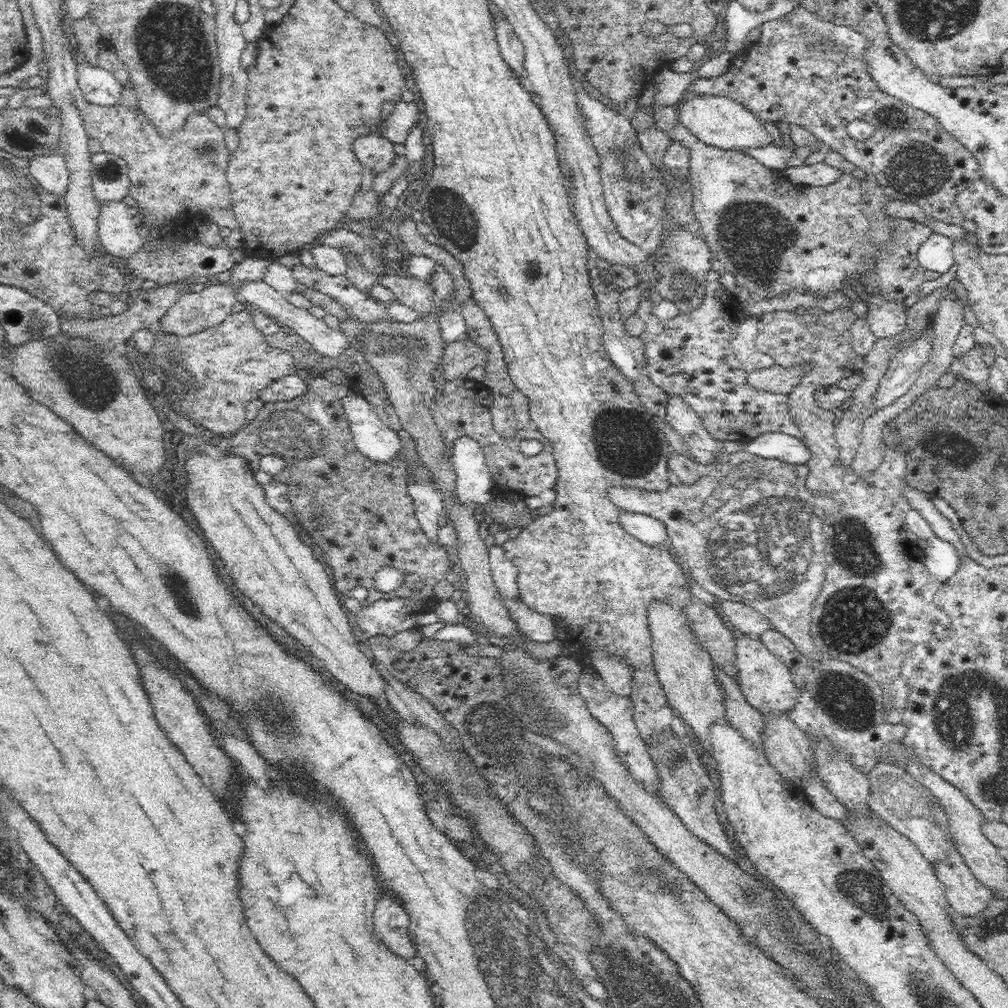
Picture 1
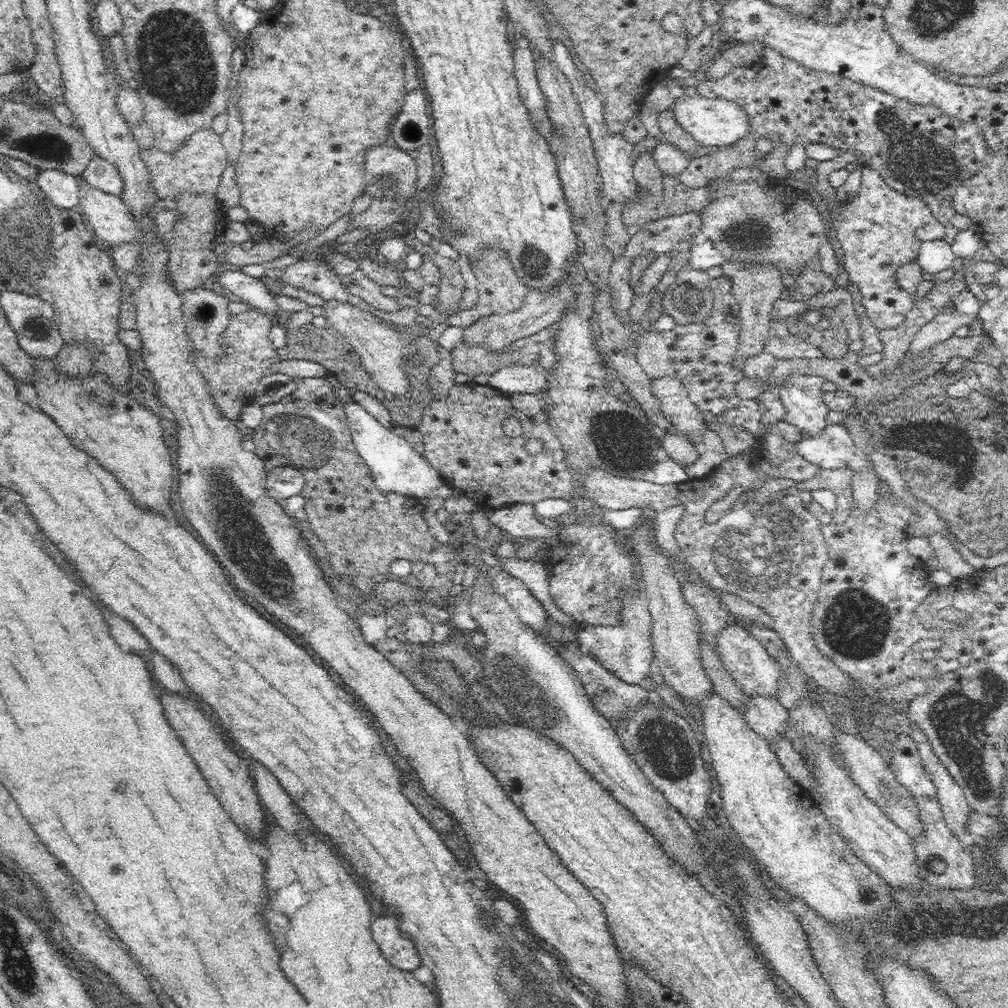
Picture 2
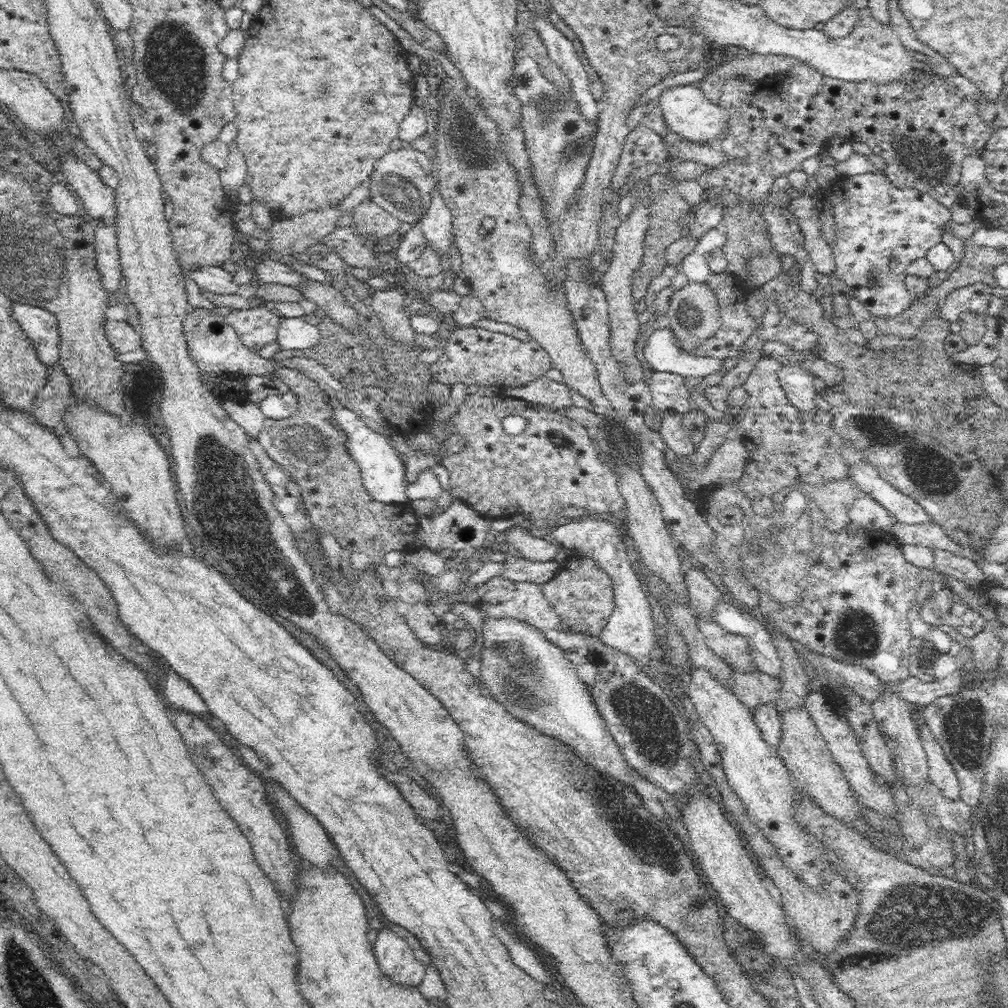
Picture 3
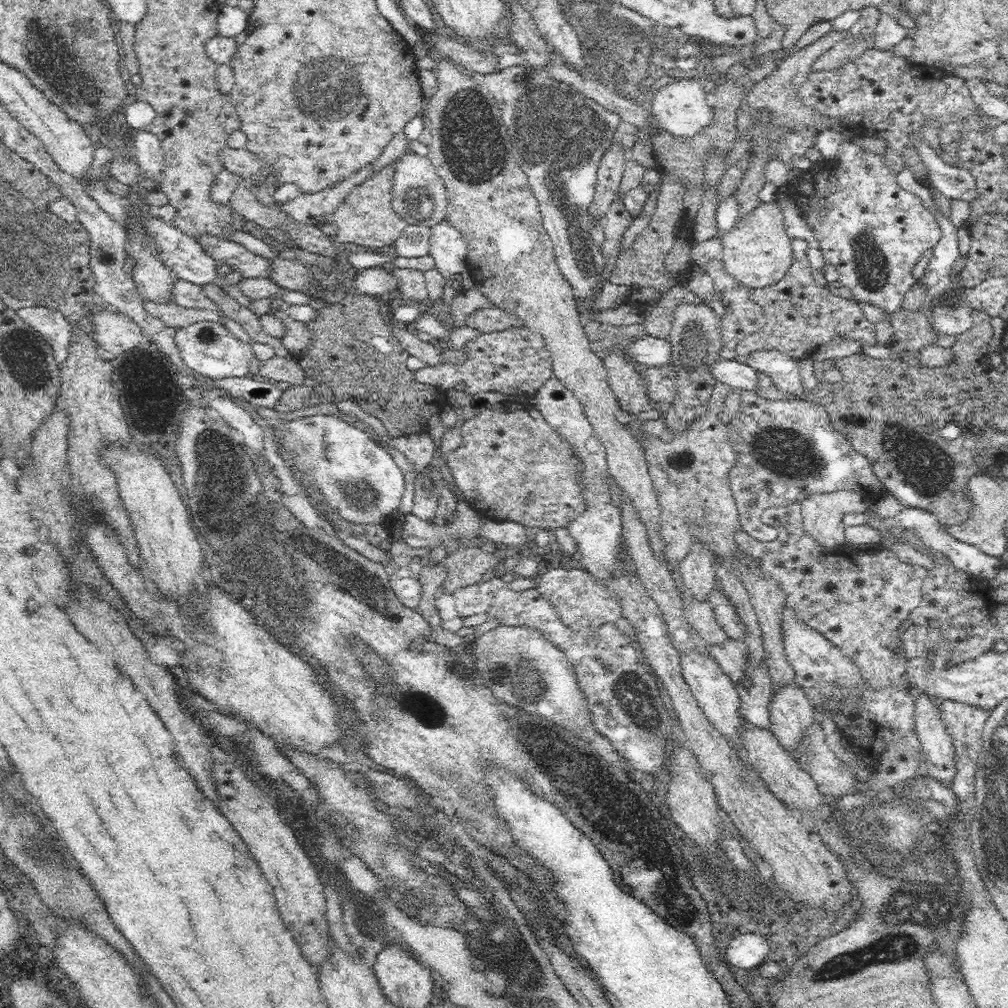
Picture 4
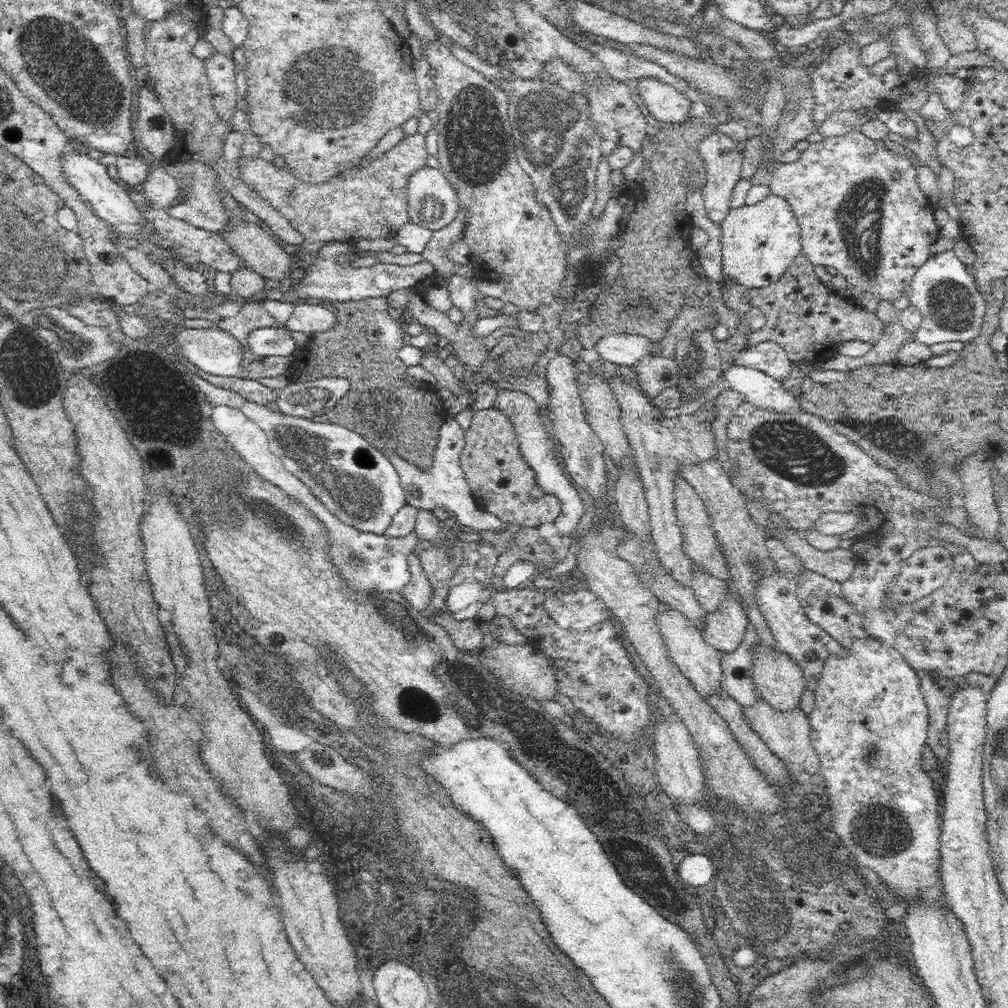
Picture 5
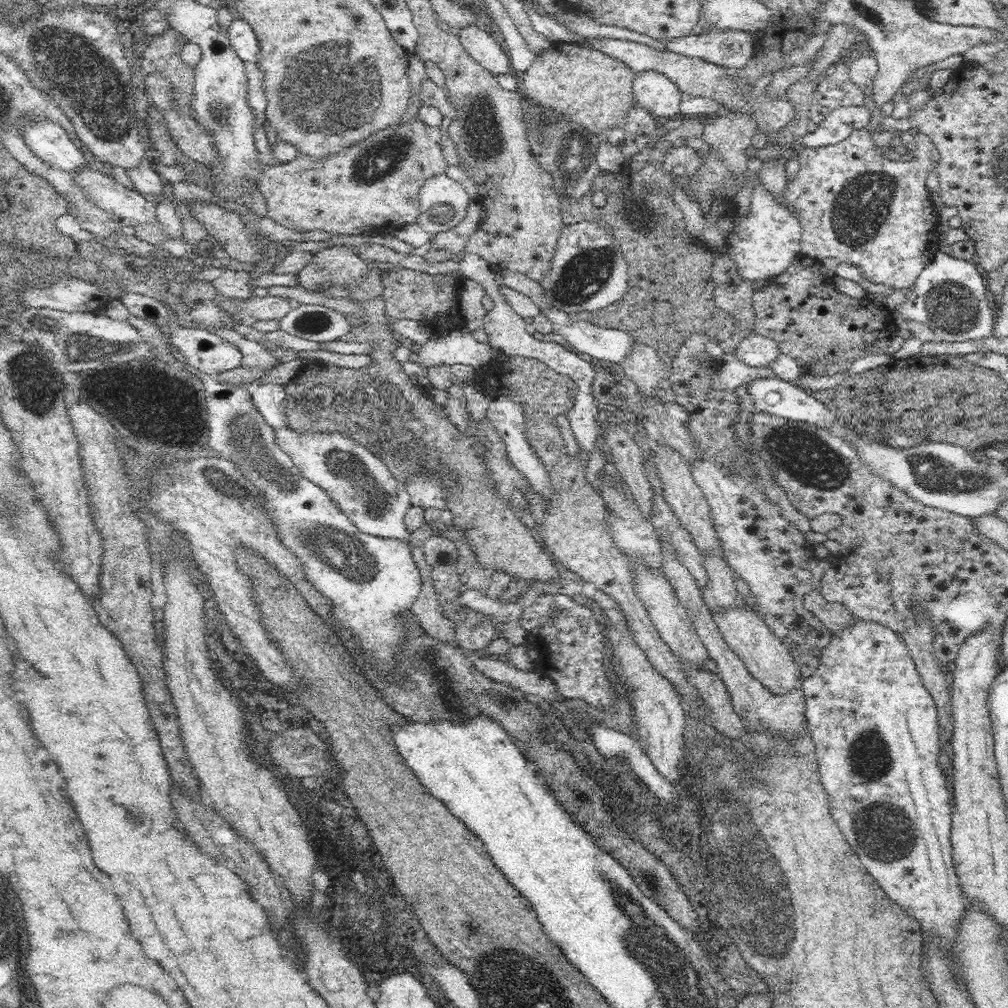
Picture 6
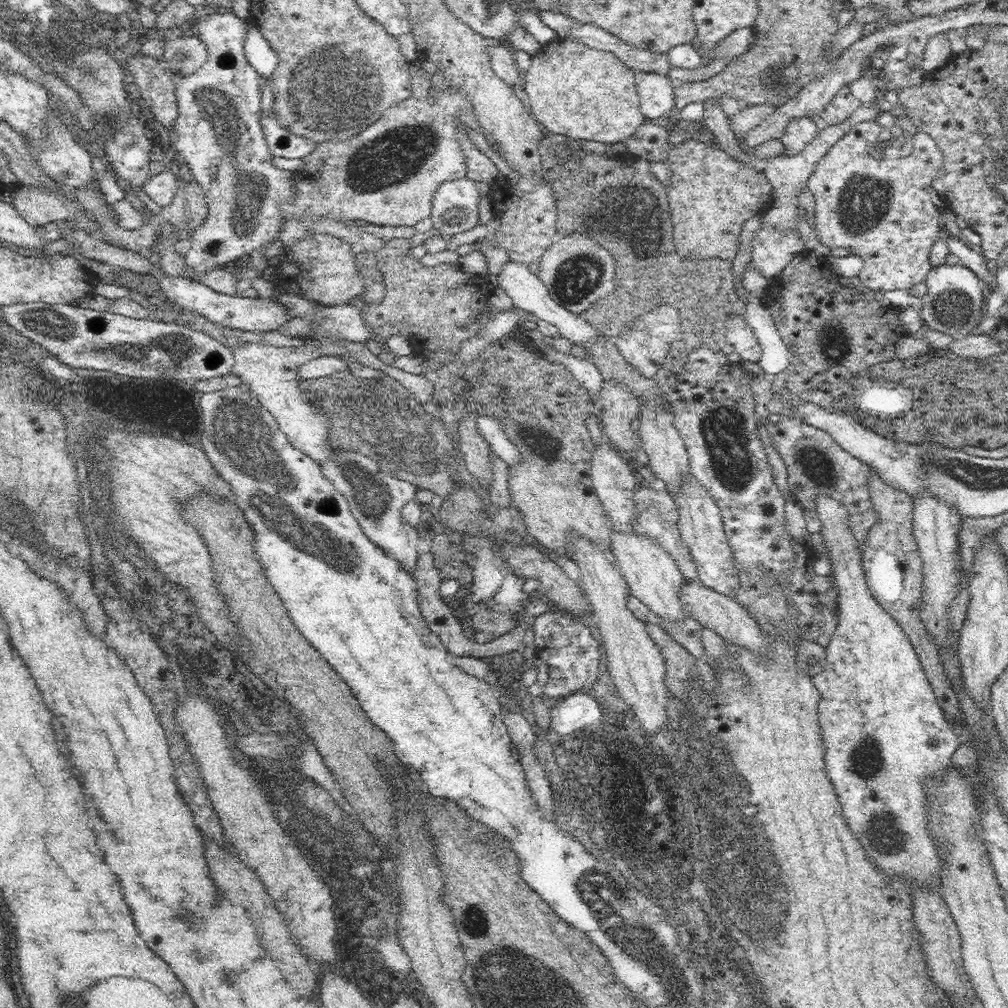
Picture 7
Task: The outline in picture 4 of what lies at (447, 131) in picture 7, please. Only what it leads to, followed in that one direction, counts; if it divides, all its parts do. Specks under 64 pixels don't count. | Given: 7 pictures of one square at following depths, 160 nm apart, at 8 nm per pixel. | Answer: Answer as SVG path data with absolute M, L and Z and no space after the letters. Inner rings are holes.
M226 145L219 150L217 157L231 173L235 173L236 175L241 174L245 177L249 176L247 185L254 186L254 191L258 190L260 184L256 185L254 178L264 164L261 160L257 159L255 154L246 148L233 149ZM393 163L378 172L373 172L368 178L356 186L334 212L324 216L325 223L337 226L336 243L352 242L360 246L382 248L394 245L395 240L408 225L407 222L392 208L392 183L395 168Z

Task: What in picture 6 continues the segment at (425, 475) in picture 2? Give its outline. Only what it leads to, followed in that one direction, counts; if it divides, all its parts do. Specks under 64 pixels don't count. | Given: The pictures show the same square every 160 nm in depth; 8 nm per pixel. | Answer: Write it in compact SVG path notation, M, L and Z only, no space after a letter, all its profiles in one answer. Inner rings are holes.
M313 420L310 421L311 433L280 427L275 429L276 442L292 458L300 472L324 490L360 532L366 536L394 538L409 543L411 533L406 530L404 514L410 508L411 500L405 484L398 482L386 464L366 447L352 442L340 432L318 430Z

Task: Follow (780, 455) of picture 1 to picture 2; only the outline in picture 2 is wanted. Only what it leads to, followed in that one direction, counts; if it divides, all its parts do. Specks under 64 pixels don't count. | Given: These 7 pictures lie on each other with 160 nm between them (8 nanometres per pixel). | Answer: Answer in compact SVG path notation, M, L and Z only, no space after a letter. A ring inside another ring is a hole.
M828 424L818 436L797 441L797 453L822 469L848 468L852 472L872 467L871 460L858 449L842 424Z

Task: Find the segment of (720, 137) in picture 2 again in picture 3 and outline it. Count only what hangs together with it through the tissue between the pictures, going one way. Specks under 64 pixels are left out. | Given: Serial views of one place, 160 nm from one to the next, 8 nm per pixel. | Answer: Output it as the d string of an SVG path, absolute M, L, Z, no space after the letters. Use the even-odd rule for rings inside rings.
M700 83L666 88L657 102L662 112L662 118L668 125L670 135L695 143L709 141L717 143L717 136L724 134L724 128L728 127L728 110L706 98L702 89L700 89Z

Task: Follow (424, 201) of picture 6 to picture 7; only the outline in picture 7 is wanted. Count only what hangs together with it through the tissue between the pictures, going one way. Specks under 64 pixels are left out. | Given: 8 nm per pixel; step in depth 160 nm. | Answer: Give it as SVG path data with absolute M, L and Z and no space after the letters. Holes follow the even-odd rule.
M473 180L444 181L432 199L431 224L442 234L454 234L470 230L479 224L479 192Z

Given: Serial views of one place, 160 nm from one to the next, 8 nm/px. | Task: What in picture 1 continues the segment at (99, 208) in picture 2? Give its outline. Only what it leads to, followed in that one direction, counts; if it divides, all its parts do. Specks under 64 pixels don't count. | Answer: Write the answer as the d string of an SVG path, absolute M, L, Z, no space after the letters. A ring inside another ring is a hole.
M120 202L100 204L98 238L104 252L124 260L135 256L149 240L142 213L137 205Z

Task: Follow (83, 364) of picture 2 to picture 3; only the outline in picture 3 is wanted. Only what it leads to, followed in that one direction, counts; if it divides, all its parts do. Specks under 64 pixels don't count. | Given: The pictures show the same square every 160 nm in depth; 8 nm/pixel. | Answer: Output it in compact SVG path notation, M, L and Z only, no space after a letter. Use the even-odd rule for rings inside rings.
M58 362L51 365L48 372L46 384L39 390L31 412L36 422L62 436L69 432L64 428L67 424L64 424L63 414L74 401L73 391L66 371L60 368Z

